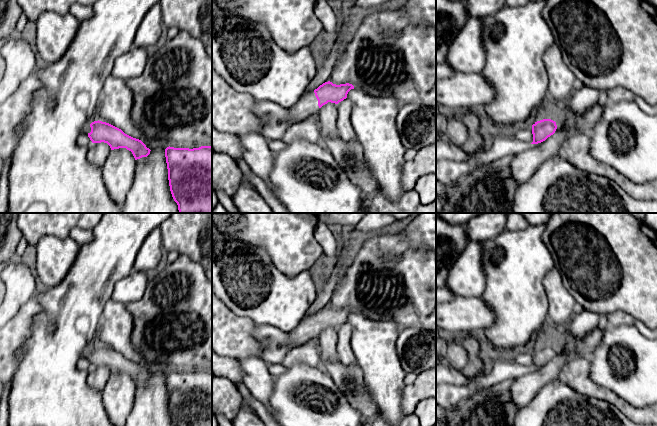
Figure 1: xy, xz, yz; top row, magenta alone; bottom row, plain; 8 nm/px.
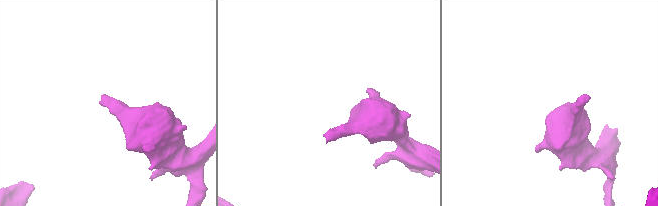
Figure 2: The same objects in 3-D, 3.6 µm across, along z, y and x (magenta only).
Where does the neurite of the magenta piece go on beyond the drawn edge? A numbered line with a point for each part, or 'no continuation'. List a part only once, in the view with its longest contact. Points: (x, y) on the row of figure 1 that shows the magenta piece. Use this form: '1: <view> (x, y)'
1: xz (308, 104)

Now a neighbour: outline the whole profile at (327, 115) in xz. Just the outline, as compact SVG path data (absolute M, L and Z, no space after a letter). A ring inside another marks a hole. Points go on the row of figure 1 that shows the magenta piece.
M328 102L323 105L317 112L317 117L321 134L319 144L325 147L324 140L327 137L337 137L339 135L337 129L337 104Z

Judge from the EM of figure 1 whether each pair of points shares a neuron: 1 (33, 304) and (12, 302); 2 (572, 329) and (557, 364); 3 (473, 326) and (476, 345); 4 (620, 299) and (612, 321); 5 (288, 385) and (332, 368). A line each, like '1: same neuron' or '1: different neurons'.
1: different neurons
2: different neurons
3: different neurons
4: different neurons
5: different neurons

